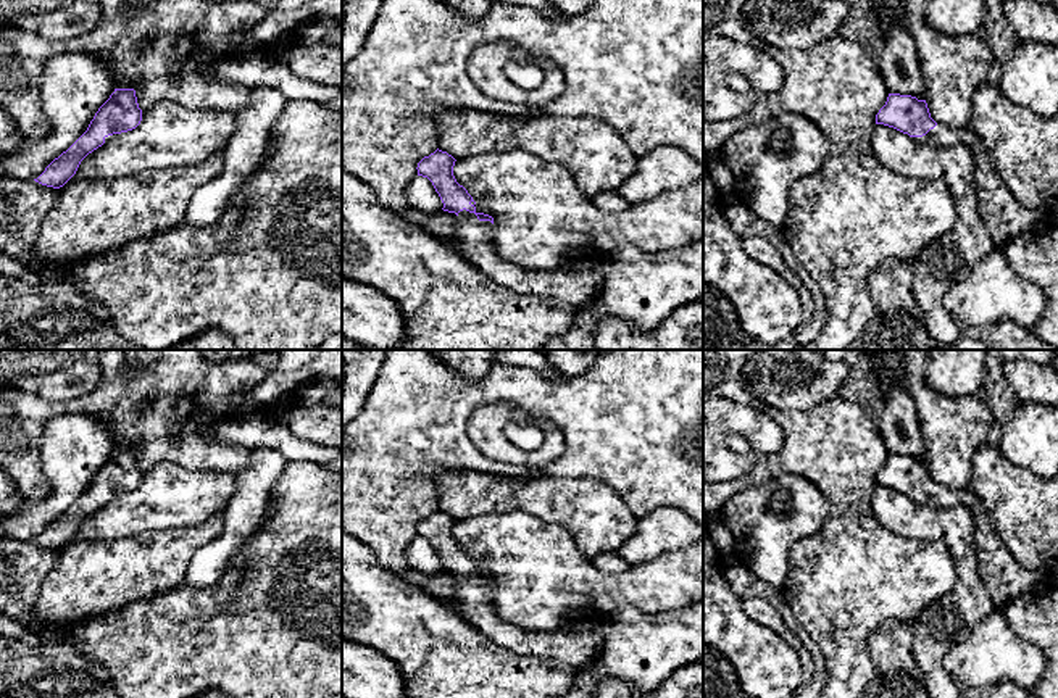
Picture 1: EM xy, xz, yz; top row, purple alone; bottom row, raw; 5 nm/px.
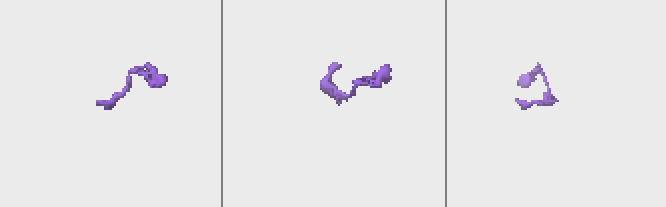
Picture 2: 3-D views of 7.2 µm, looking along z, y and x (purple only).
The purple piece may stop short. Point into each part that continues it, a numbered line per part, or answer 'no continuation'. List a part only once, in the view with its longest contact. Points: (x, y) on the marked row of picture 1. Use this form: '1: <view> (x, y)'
1: xz (578, 282)

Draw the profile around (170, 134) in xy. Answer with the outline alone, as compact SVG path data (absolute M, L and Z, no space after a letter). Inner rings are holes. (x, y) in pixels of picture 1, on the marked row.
M161 100L142 111L142 121L135 129L113 134L106 143L89 153L76 176L100 181L198 164L226 150L235 131L235 114L192 110Z

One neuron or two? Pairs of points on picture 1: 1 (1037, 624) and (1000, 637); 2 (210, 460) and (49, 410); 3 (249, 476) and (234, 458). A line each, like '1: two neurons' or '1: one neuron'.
1: two neurons
2: one neuron
3: two neurons

